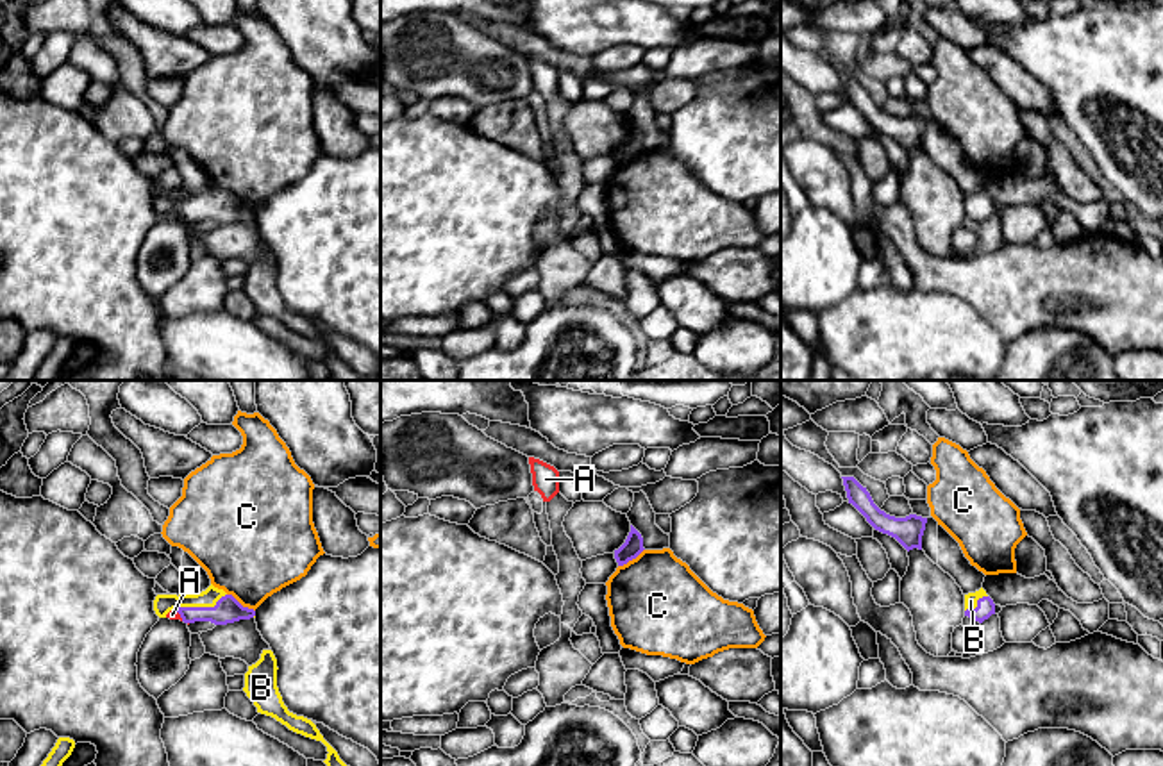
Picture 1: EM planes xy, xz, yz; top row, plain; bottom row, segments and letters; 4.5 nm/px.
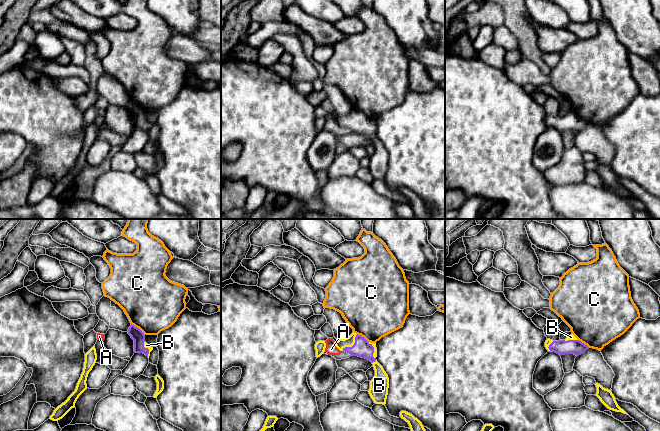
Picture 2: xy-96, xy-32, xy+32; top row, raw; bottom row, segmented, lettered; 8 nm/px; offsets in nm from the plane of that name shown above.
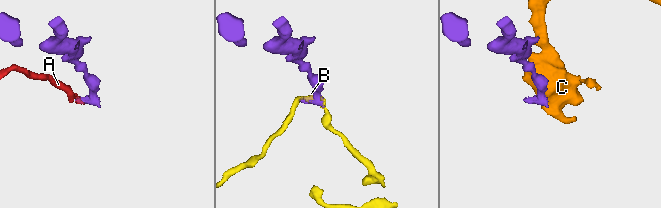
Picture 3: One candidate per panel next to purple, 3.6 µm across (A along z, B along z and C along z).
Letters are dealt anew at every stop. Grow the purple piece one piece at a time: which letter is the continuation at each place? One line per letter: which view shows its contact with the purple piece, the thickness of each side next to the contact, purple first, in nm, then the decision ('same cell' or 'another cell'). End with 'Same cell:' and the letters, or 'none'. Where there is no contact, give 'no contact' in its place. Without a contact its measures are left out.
A: contact in xy; calibres 120 and 50 nm; another cell
B: contact in xy; calibres 120 and 90 nm; another cell
C: contact in xy; calibres 120 and 440 nm; another cell
Same cell: none

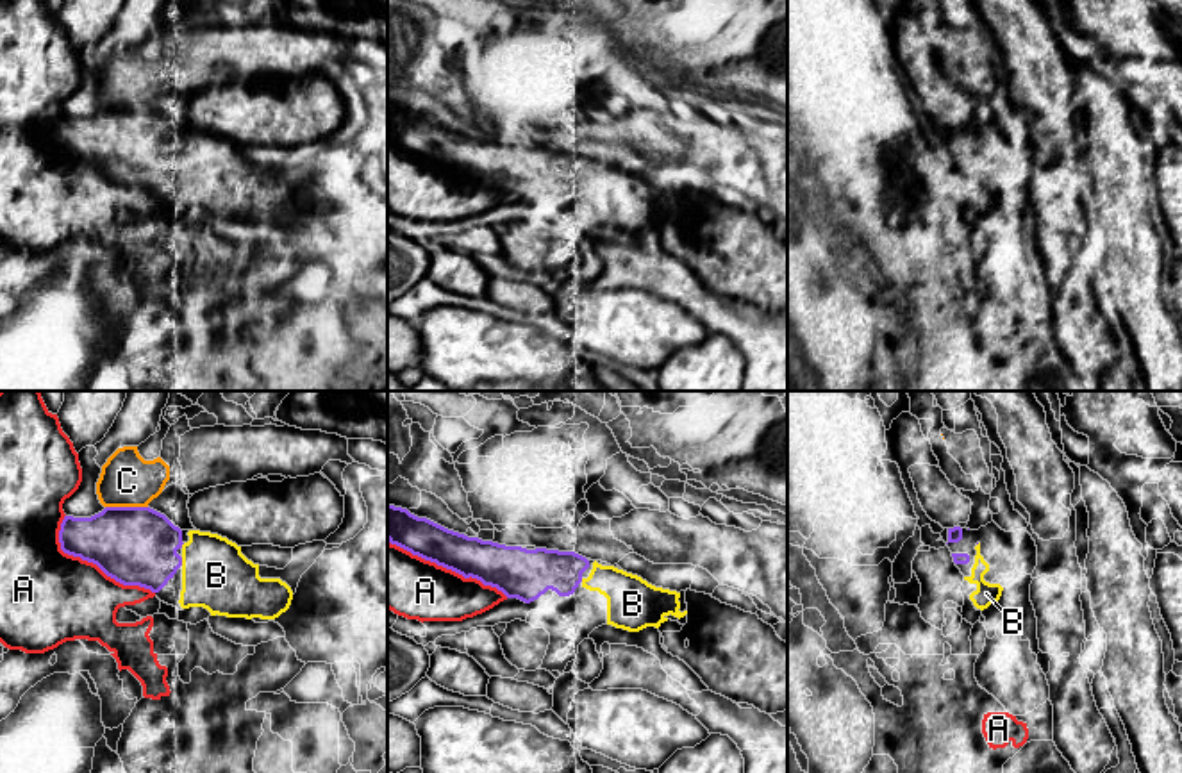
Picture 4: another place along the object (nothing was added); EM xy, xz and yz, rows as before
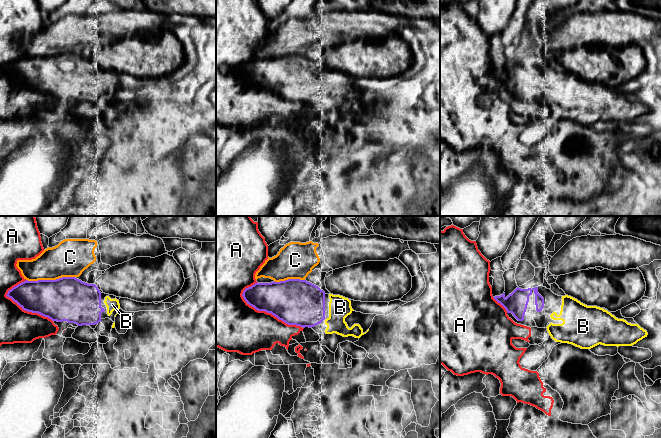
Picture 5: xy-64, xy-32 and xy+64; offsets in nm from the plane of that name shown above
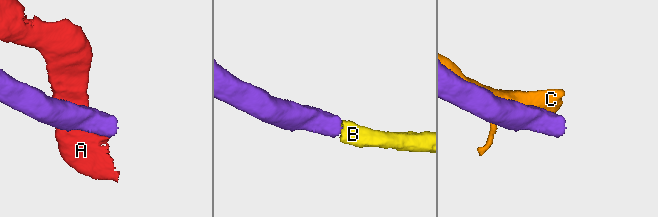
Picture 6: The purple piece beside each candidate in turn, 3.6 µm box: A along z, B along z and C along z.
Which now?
A: contact in xy; calibres 360 and 420 nm; another cell
B: contact in xy; calibres 360 and 300 nm; same cell
C: contact in xy; calibres 360 and 240 nm; another cell
Same cell: B

